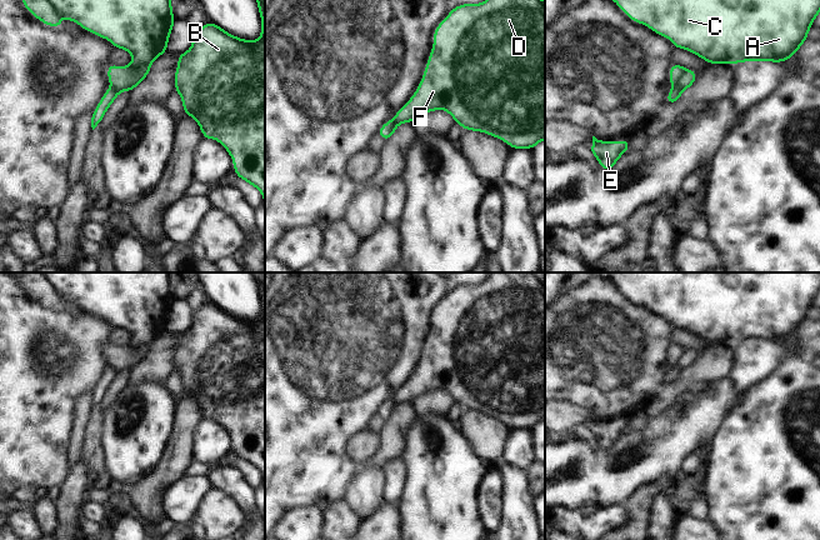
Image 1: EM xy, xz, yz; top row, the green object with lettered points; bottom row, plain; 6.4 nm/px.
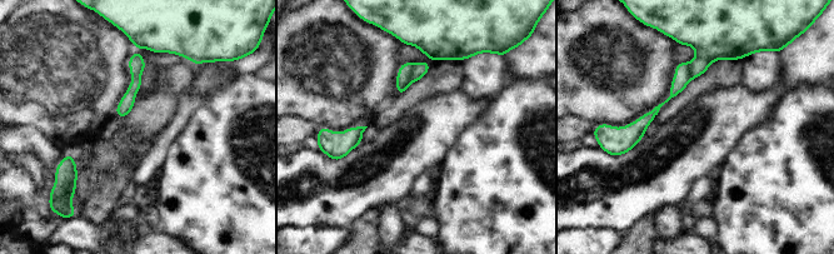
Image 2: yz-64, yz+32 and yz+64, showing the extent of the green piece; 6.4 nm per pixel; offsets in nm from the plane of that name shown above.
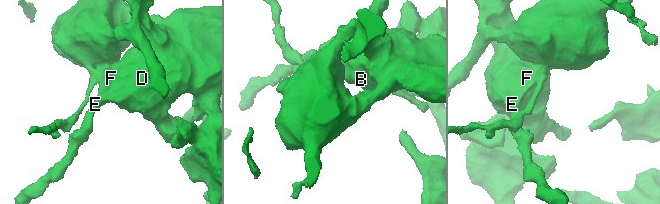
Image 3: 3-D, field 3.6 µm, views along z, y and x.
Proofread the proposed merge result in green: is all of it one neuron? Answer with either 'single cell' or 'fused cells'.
fused cells

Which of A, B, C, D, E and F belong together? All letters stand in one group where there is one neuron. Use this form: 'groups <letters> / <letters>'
groups A C / B D E F

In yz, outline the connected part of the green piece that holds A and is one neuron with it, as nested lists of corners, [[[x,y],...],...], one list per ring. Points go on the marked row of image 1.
[[[614,0],[634,22],[644,24],[709,64],[782,62],[806,41],[820,0]]]

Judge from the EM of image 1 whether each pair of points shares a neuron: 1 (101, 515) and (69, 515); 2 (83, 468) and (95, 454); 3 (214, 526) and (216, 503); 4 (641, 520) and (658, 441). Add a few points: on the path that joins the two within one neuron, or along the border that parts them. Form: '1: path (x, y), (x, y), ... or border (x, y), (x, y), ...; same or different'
1: border (88, 501), (83, 516); different
2: border (83, 461), (90, 471); different
3: path (216, 520), (216, 509); same
4: border (669, 483), (664, 480), (644, 481), (626, 501); different

